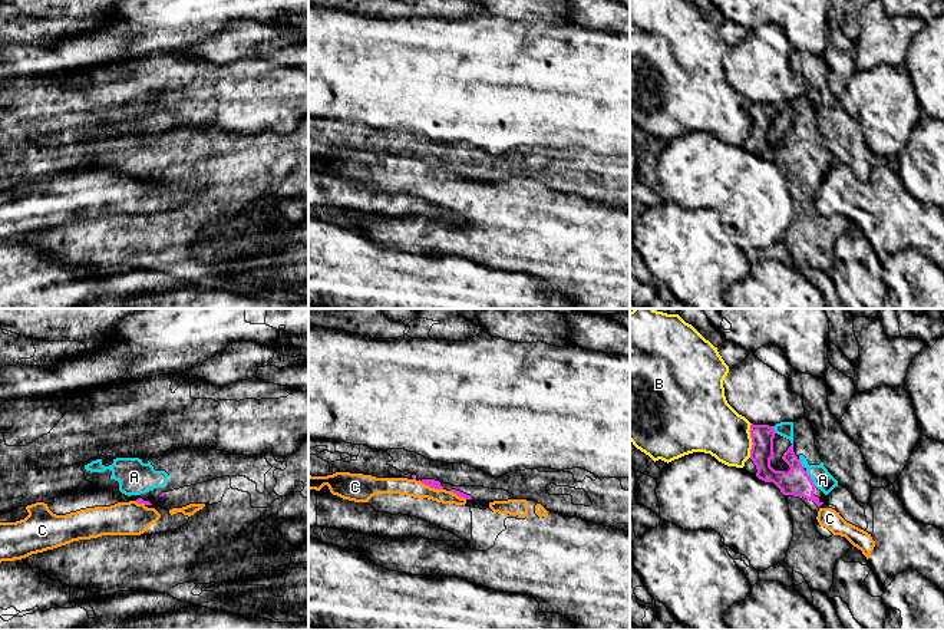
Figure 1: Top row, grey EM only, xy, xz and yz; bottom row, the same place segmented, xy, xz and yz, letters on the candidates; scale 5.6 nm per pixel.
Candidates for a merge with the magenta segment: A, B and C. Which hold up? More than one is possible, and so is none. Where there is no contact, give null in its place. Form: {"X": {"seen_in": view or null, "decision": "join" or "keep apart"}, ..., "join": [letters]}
{"A": {"seen_in": "yz", "decision": "join"}, "B": {"seen_in": "yz", "decision": "keep apart"}, "C": {"seen_in": "xz", "decision": "keep apart"}, "join": ["A"]}

